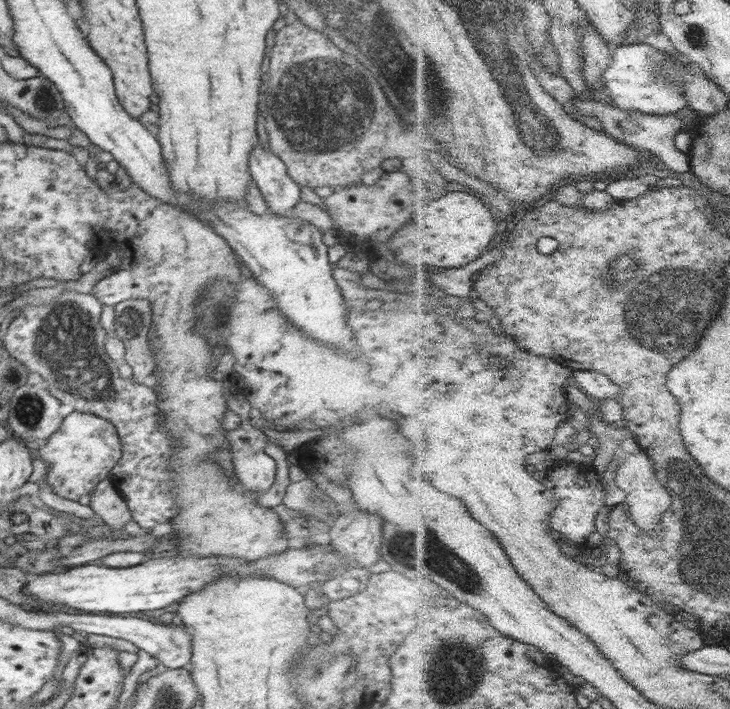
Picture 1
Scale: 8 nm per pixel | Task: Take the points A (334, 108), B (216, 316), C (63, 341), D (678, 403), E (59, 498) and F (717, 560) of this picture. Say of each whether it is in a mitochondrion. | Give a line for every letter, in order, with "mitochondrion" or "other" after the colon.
A: mitochondrion
B: mitochondrion
C: mitochondrion
D: other
E: other
F: mitochondrion

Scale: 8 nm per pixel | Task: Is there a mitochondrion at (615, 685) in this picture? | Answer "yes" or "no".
no

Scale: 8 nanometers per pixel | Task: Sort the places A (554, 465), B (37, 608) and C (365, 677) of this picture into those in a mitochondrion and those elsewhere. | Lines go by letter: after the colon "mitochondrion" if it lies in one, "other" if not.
A: other
B: other
C: mitochondrion

